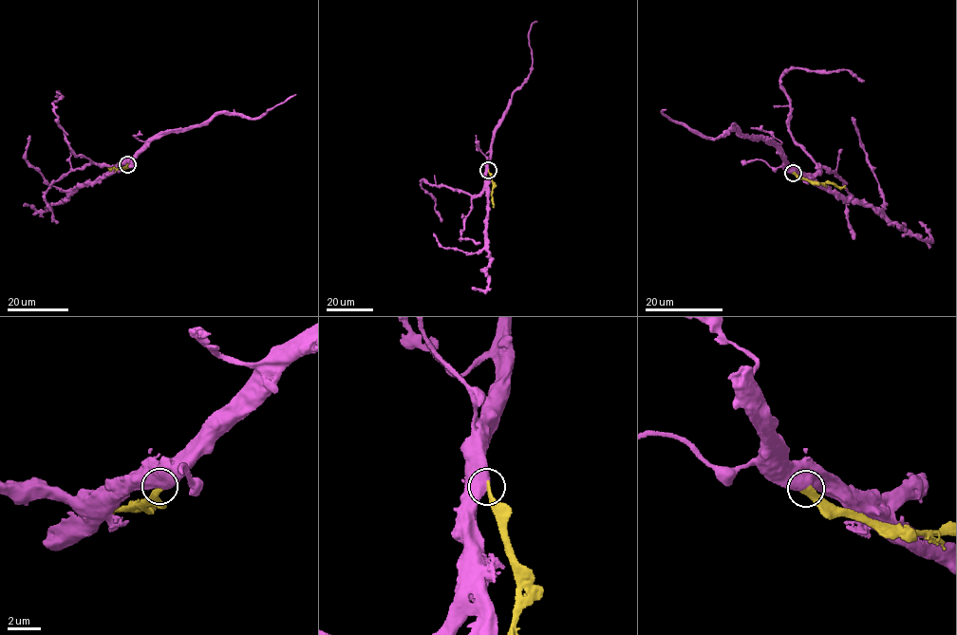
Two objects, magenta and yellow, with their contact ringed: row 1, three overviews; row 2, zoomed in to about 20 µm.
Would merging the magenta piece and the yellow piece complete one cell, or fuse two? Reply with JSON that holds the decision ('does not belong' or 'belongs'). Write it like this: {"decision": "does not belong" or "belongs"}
{"decision": "belongs"}

